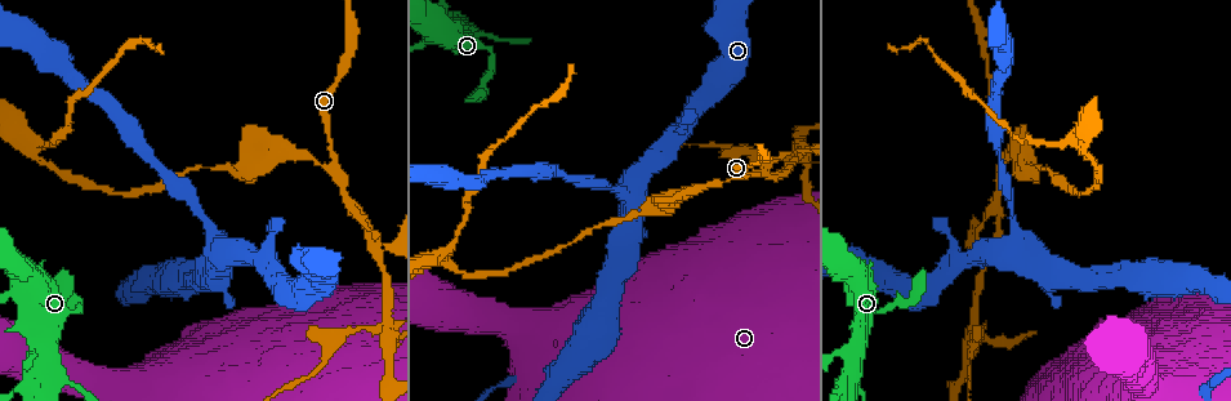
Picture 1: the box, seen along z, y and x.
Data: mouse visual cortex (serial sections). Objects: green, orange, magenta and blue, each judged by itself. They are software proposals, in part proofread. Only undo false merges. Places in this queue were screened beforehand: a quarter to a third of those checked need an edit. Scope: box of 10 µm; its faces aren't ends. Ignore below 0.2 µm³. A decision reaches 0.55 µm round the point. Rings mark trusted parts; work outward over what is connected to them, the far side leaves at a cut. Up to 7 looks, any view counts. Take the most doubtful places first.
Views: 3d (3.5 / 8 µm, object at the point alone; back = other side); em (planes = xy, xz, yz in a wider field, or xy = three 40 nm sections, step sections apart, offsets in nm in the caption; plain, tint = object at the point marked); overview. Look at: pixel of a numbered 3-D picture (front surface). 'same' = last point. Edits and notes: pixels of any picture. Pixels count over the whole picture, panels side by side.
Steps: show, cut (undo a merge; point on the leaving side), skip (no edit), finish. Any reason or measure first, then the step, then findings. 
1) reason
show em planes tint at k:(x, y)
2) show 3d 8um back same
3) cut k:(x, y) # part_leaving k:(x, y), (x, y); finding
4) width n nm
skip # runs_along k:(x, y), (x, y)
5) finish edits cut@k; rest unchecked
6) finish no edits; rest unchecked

arms run side by side
show 3d 3.5um at 1:(995, 204)

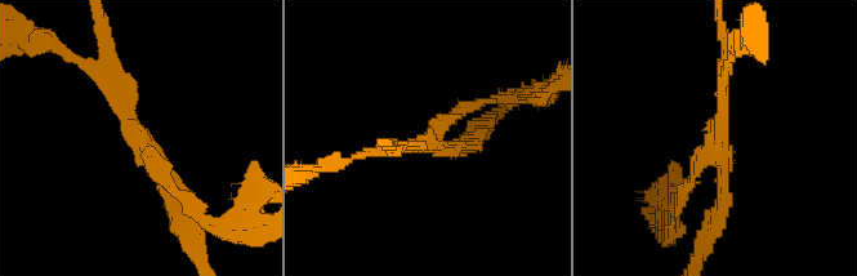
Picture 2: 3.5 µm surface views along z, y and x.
arms 3; arm_widths 150, 150, 200 nm
show em xy step 2 tint at 2:(428, 144)

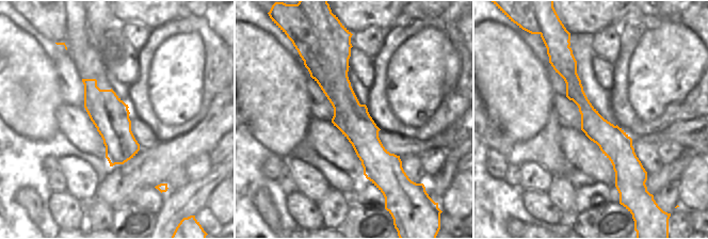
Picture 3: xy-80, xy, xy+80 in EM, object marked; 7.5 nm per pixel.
cut 2:(52, 48) # border 3:(318, 47), (341, 63), (365, 143); two cells meet here

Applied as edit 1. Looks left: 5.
show overview

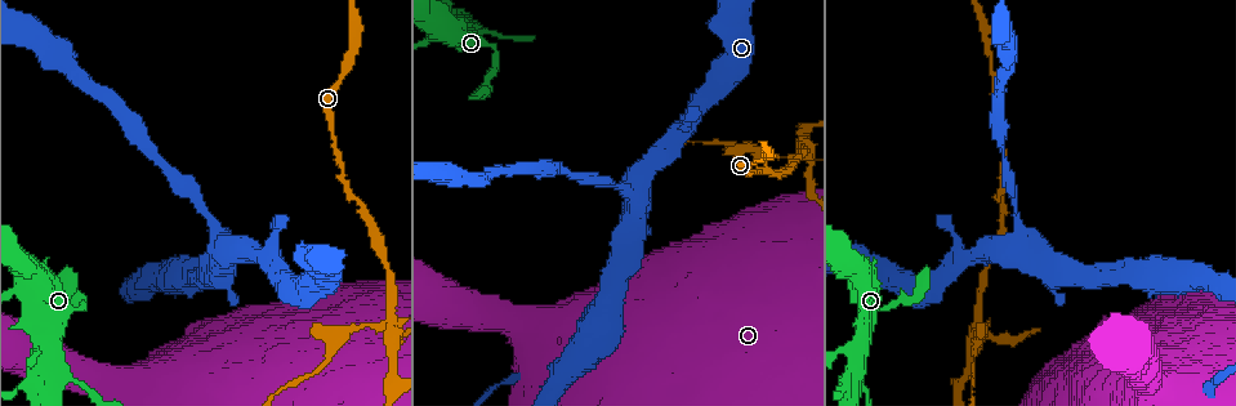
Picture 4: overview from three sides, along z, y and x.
thin neck
show 3d 8um at 4:(989, 326)

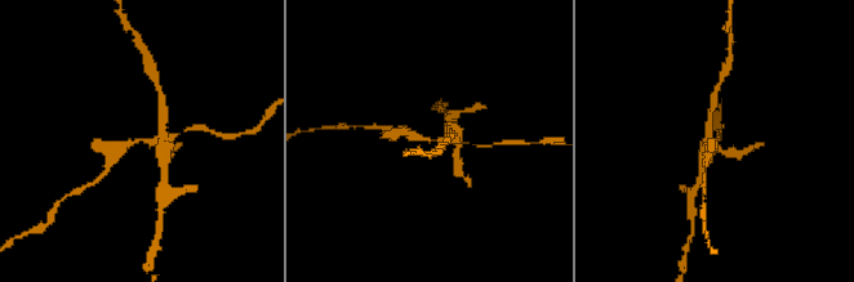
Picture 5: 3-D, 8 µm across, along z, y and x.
arms 3; arm_widths 150, 250, 300 nm
show em xy step 3 tint same

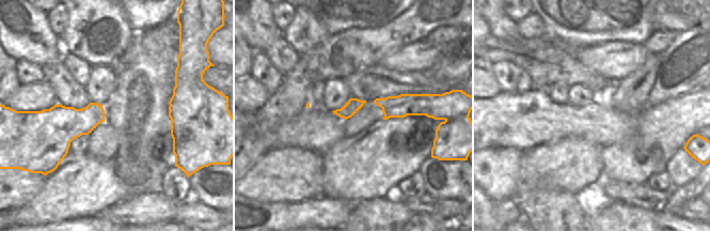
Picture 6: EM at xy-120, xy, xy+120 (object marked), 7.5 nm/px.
cut 5:(416, 137) # part_leaving 5:(440, 139), (419, 138), (397, 129); a second cell is stuck on

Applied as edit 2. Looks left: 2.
finish edits cut@2, cut@5; rest unchecked

